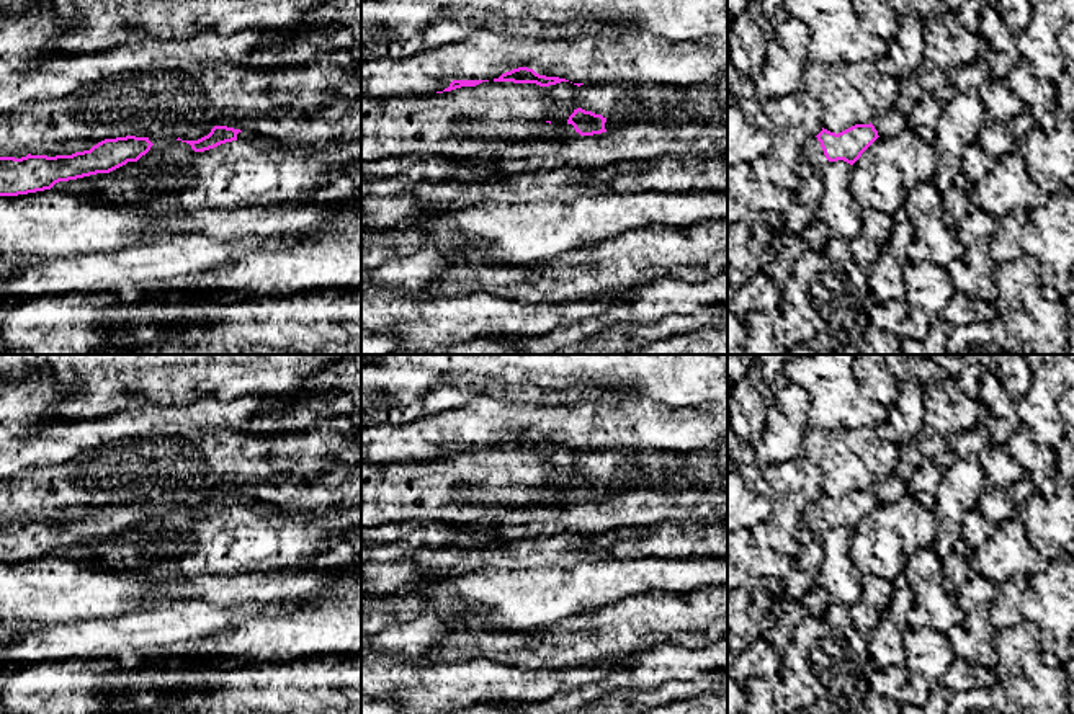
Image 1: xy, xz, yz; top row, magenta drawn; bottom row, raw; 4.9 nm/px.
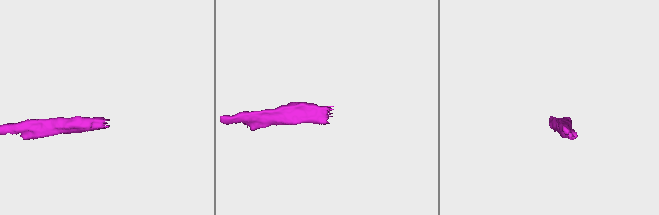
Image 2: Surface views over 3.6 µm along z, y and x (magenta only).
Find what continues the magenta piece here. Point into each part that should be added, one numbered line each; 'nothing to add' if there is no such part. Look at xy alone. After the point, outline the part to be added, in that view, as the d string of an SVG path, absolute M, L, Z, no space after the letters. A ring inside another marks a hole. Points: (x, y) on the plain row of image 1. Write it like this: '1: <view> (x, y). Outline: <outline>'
1: xy (252, 505). Outline: M245 497L239 498L237 505L239 506L245 506L250 511L265 513L265 515L288 511L288 510L283 510L281 506L263 503L263 502L257 502L257 500L245 498ZM288 511L288 513L291 513L291 511Z

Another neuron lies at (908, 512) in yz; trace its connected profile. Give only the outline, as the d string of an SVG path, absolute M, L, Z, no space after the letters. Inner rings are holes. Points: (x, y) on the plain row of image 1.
M906 493L893 503L878 503L852 531L850 556L858 570L893 582L904 572L907 557L919 549L933 549L937 534L933 513Z

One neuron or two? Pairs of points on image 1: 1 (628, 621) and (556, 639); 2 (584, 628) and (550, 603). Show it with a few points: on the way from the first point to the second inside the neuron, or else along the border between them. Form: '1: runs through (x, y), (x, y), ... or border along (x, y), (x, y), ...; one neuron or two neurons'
1: runs through (610, 629), (574, 639); one neuron
2: border along (604, 605), (571, 613), (566, 618); two neurons

